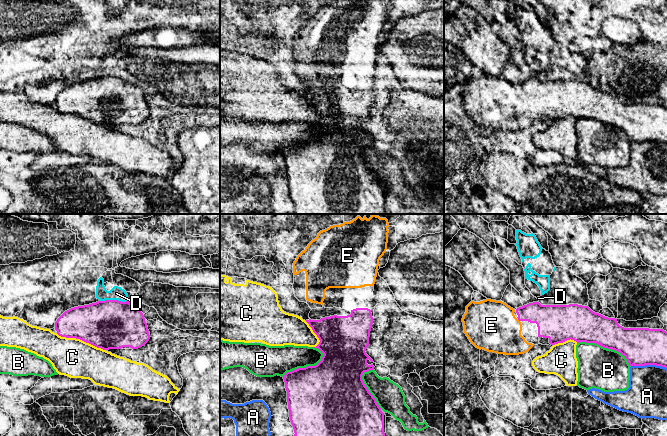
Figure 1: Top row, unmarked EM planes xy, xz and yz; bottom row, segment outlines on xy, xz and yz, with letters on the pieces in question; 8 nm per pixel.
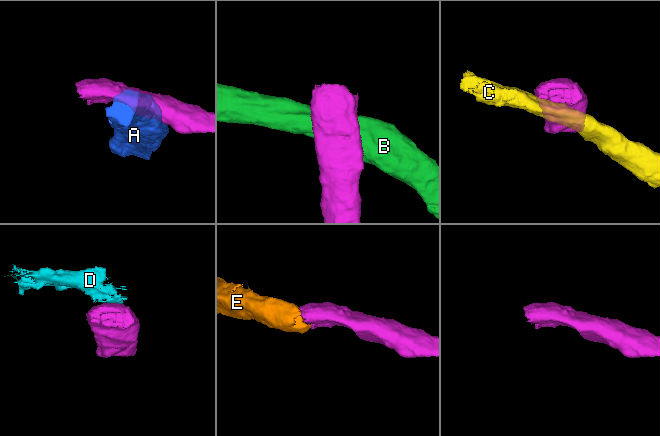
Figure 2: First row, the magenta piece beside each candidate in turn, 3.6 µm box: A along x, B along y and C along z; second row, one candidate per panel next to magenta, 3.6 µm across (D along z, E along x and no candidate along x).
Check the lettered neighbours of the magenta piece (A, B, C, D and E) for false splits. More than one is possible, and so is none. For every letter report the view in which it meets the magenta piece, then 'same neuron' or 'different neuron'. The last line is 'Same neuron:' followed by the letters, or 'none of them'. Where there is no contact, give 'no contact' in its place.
A: meets magenta in yz; different neuron
B: meets magenta in yz; different neuron
C: meets magenta in xy; different neuron
D: meets magenta in xy; different neuron
E: no contact; same neuron
Same neuron: E

